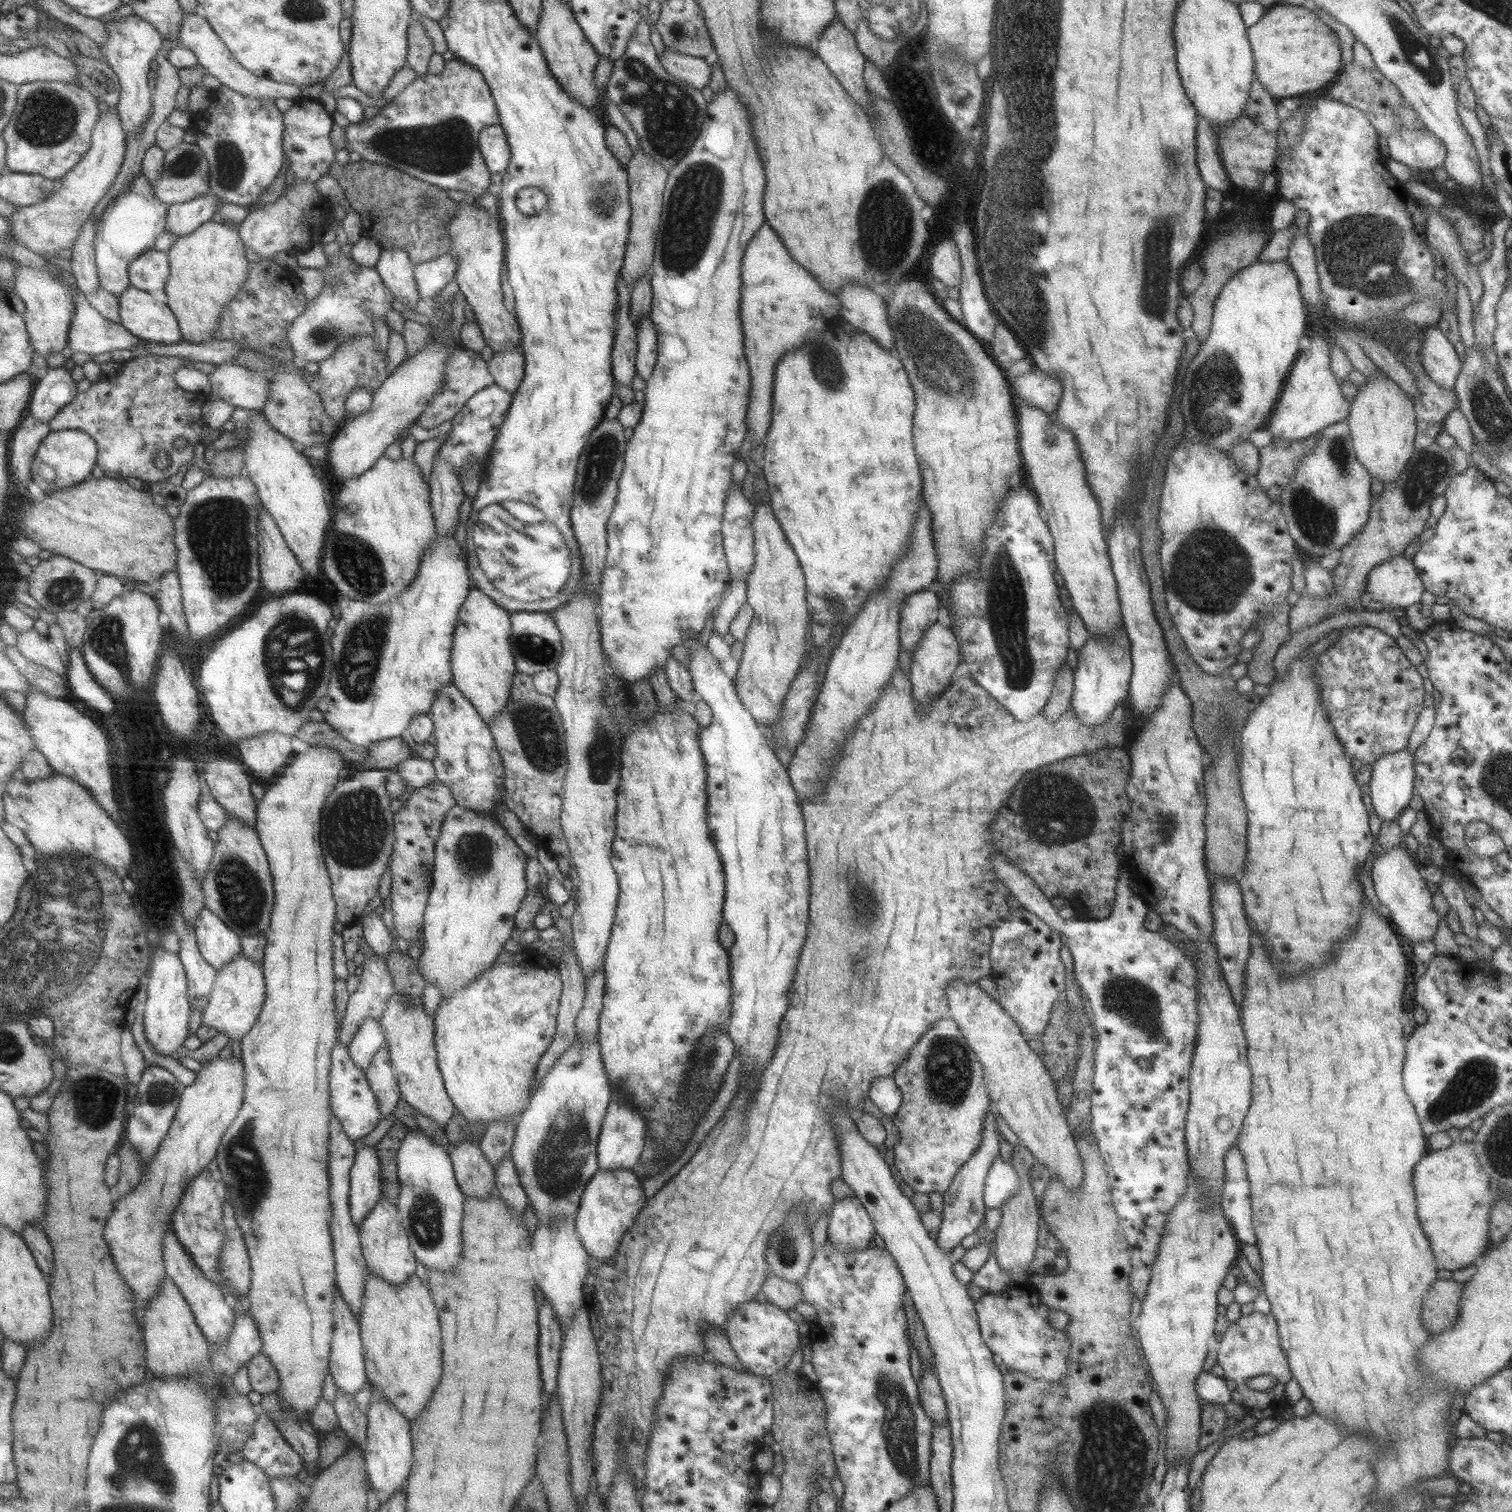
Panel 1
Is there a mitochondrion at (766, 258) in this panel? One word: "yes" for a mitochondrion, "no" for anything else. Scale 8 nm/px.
no

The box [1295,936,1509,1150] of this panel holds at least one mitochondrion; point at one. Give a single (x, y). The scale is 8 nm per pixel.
(1476, 1080)

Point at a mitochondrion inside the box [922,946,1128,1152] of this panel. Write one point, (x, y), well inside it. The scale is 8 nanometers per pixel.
(948, 1064)

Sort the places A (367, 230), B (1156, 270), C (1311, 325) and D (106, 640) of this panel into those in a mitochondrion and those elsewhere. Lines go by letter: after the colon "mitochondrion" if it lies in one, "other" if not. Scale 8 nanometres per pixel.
A: other
B: mitochondrion
C: other
D: mitochondrion

